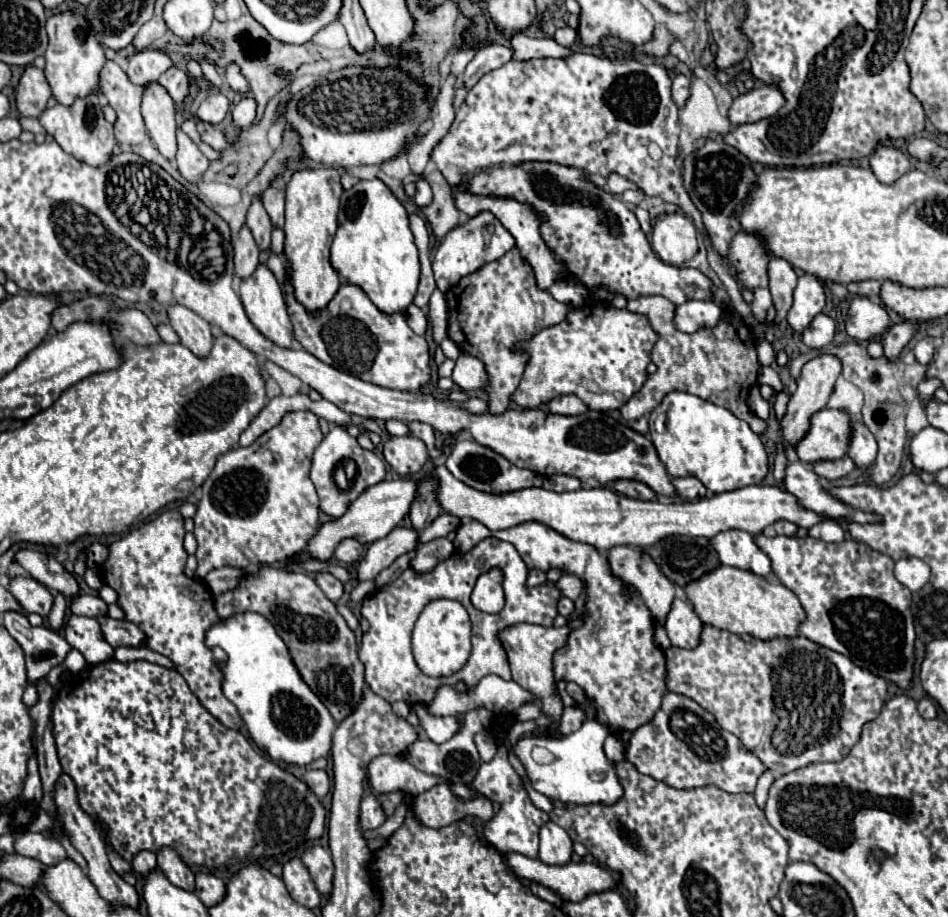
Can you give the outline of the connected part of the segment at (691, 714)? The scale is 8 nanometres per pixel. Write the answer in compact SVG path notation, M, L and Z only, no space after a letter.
M668 693L652 723L646 723L632 733L626 759L642 775L664 781L674 789L716 785L726 793L754 793L760 775L766 771L762 761L748 753L736 735L722 729L696 701L678 693Z

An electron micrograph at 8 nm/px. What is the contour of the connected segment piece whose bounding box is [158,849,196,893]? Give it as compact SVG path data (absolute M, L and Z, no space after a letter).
M162 849L158 853L158 867L168 877L168 881L184 891L194 893L196 891L196 877L188 865L182 863L182 859L172 849Z

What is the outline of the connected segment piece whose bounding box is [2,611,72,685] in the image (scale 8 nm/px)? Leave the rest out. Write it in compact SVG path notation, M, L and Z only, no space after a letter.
M8 611L2 615L2 623L8 633L20 643L26 655L26 675L28 683L36 685L36 681L44 679L48 671L56 665L62 665L68 651L72 649L62 635L48 627L30 627L26 615Z

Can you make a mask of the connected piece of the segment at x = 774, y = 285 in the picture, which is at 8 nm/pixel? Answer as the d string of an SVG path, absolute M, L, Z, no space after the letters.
M770 257L768 263L768 277L770 277L770 293L772 293L772 301L776 307L776 321L786 319L788 309L792 307L792 293L796 289L796 273L790 267L788 261L778 259L778 257Z

